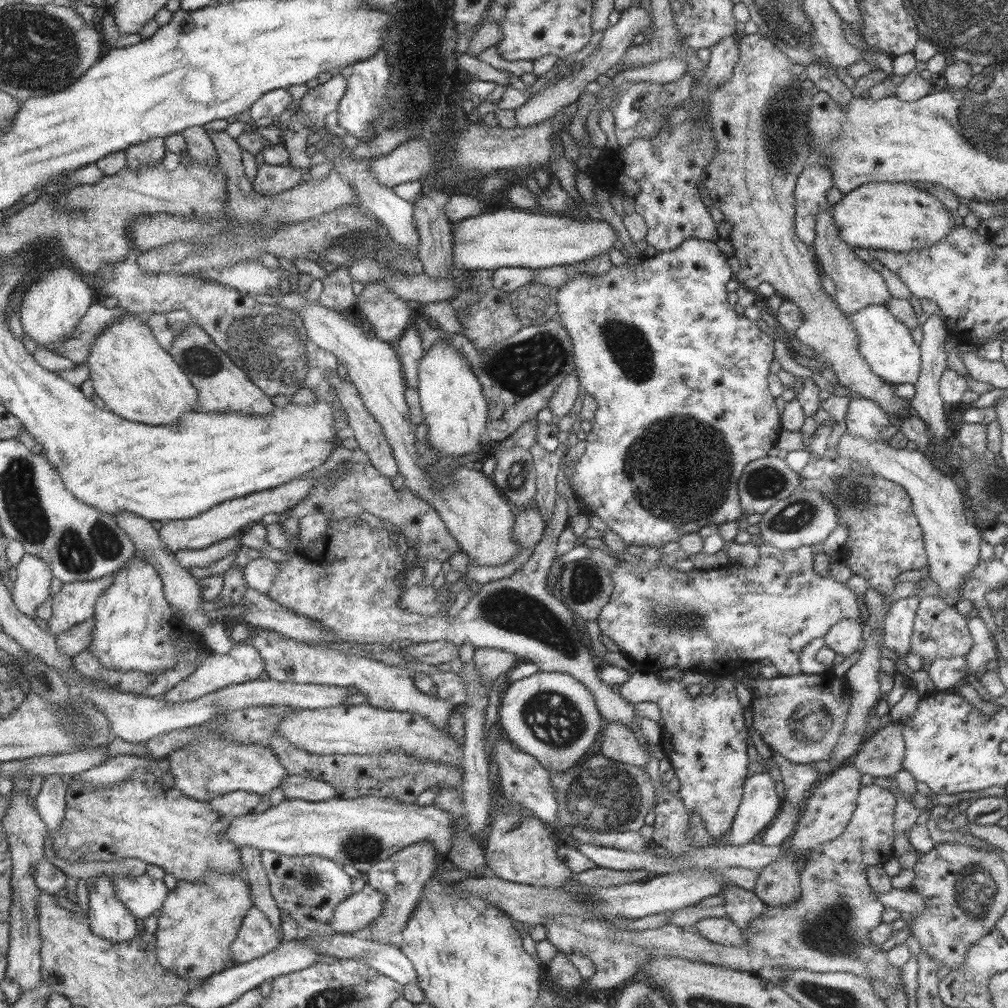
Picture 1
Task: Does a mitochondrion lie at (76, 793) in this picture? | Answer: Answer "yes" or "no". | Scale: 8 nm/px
no

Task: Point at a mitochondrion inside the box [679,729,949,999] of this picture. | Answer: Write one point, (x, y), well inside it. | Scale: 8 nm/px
(832, 931)

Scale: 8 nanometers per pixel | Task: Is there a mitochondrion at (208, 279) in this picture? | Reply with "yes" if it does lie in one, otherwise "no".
no

